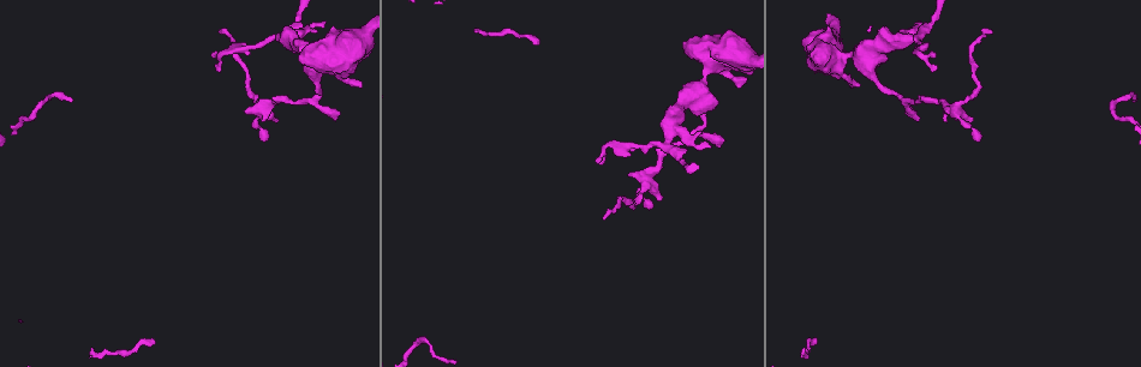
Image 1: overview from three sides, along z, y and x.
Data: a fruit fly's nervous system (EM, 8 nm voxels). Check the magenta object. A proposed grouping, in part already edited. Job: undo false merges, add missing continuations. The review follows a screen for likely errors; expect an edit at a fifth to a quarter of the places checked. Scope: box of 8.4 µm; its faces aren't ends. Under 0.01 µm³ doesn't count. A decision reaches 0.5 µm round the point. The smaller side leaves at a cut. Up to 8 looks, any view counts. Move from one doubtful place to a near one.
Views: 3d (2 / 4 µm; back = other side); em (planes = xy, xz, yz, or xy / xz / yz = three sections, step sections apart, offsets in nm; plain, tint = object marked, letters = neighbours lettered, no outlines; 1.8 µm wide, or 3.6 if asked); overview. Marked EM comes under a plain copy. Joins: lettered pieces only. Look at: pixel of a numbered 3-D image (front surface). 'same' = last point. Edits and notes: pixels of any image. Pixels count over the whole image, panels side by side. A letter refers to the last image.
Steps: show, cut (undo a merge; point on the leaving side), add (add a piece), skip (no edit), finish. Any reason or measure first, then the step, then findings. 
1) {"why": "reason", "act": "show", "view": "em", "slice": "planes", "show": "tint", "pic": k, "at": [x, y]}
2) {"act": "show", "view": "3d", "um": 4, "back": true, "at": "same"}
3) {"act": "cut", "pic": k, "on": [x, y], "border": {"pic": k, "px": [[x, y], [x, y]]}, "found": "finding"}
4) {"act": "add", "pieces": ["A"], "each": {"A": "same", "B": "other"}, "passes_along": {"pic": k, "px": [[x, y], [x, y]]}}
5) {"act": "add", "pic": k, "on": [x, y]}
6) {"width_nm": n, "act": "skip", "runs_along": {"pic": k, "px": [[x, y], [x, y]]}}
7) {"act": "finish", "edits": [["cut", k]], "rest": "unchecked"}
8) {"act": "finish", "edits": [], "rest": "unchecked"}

{"act": "show", "view": "em", "slice": "yz", "step": 16, "show": "letters", "pic": 1, "at": [219, 29]}

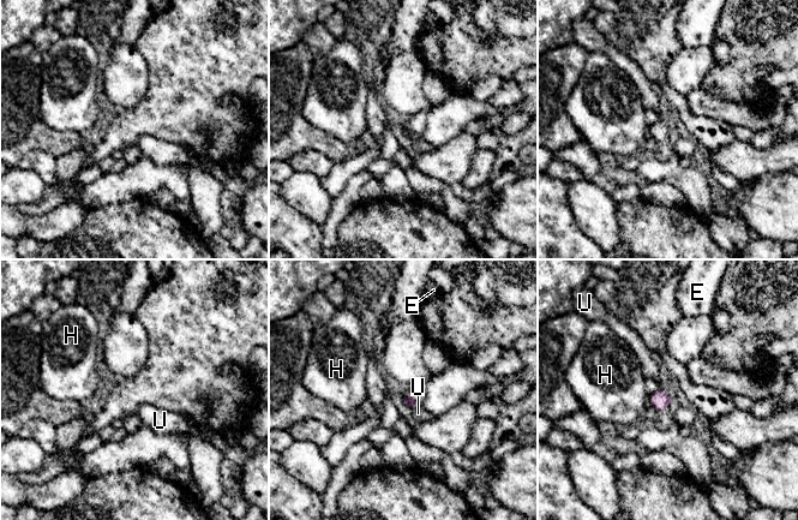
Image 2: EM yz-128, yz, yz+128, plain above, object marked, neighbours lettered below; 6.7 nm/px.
{"width_nm": 60, "longest_contact_nm": ["U", 110], "act": "skip", "each": {"E": "other", "H": "other", "U": "other"}, "found": "no lettered piece goes on from it"}

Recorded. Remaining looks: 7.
{"why": "thick turns thin", "act": "show", "view": "em", "slice": "planes", "show": "letters", "pic": 1, "at": [643, 182]}

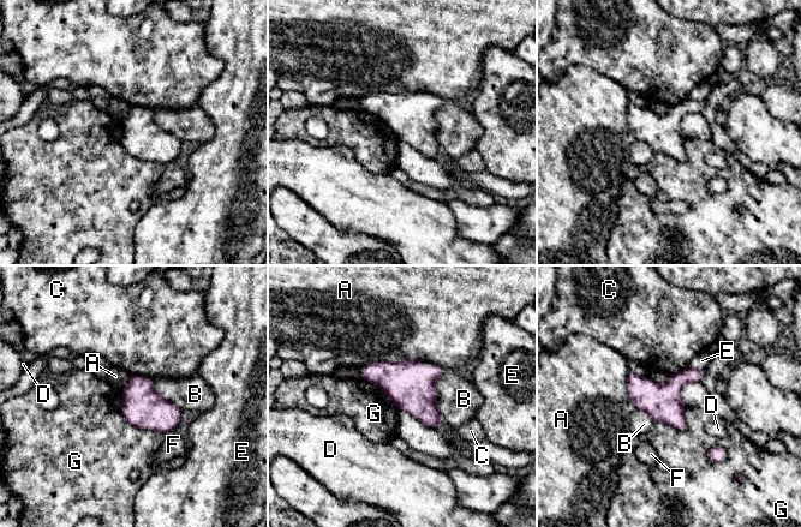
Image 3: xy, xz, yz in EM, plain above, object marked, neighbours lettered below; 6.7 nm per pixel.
{"width_nm": 260, "act": "skip", "each": {"A": "other", "B": "other", "C": "other", "D": "other", "E": "other", "F": "other", "G": "other"}, "found": "one neuron here"}

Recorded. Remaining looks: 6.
{"why": "sudden change in width", "act": "show", "view": "3d", "um": 2, "pic": 1, "at": [667, 140]}

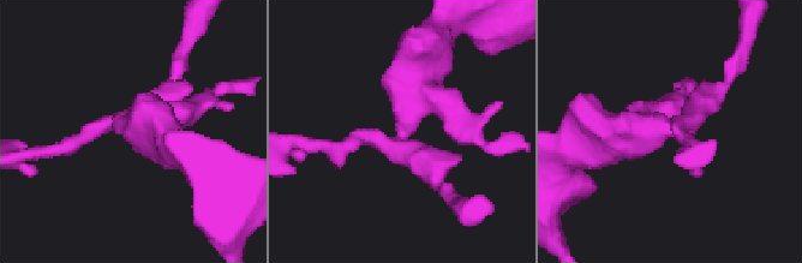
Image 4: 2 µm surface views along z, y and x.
{"why": "now the EM", "act": "show", "view": "em", "slice": "planes", "show": "tint", "pic": 4, "at": [404, 127]}

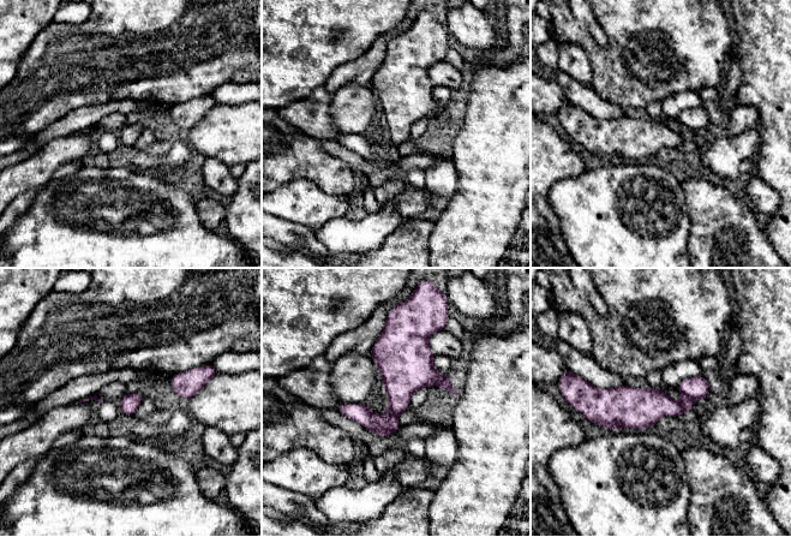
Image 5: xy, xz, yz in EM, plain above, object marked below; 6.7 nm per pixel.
{"why": "see the neighbours", "act": "show", "view": "em", "slice": "planes", "show": "letters", "at": "same"}

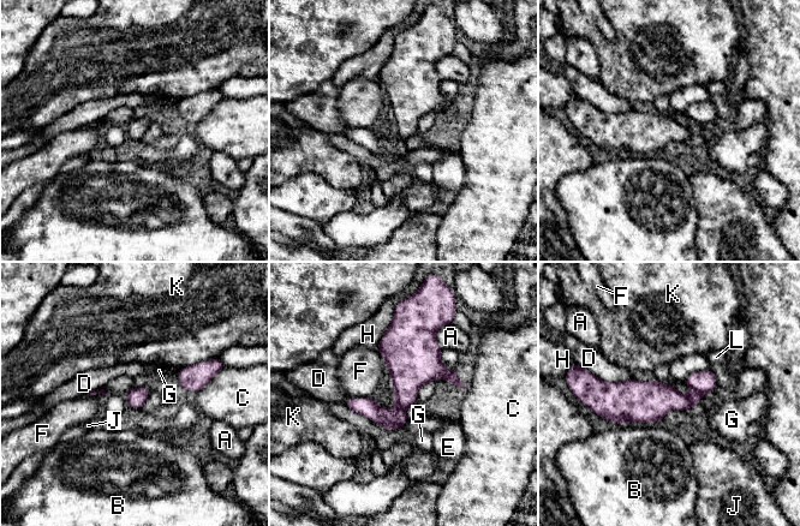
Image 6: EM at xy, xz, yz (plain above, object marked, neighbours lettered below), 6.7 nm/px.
{"width_nm": 120, "act": "cut", "pic": 6, "on": [368, 407], "each": {"A": "other", "B": "other", "C": "other", "D": "other", "E": "other", "F": "other", "G": "other", "H": "other", "J": "other", "K": "other", "L": "other"}, "border": {"pic": 6, "px": [[388, 411], [389, 418], [400, 425]]}, "found": "two neurons meet here"}

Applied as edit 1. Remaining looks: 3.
{"act": "finish", "edits": [["cut", 6]], "rest": "unchecked"}

